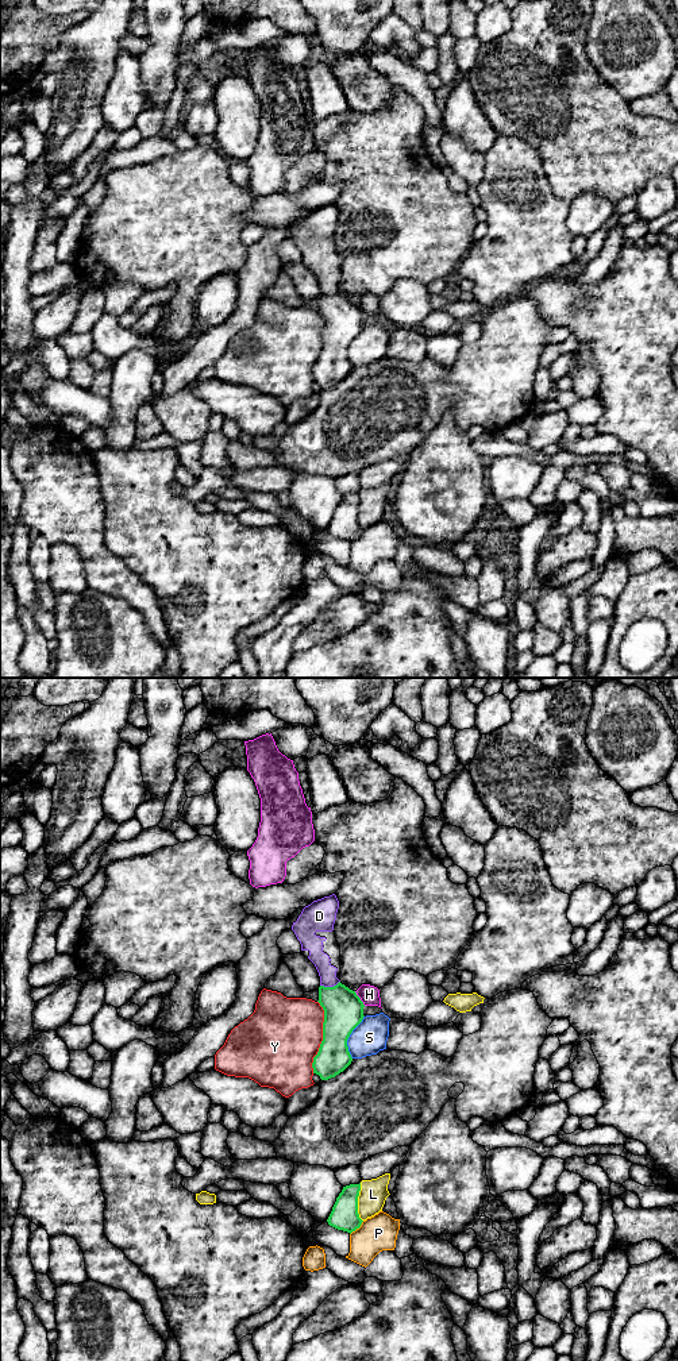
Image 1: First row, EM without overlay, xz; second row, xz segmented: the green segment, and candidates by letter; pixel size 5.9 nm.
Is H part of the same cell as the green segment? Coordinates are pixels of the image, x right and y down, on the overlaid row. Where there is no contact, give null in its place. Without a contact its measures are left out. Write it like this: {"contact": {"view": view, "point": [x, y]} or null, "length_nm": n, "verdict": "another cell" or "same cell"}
{"contact": {"view": "xz", "point": [359, 998]}, "length_nm": 110, "verdict": "another cell"}

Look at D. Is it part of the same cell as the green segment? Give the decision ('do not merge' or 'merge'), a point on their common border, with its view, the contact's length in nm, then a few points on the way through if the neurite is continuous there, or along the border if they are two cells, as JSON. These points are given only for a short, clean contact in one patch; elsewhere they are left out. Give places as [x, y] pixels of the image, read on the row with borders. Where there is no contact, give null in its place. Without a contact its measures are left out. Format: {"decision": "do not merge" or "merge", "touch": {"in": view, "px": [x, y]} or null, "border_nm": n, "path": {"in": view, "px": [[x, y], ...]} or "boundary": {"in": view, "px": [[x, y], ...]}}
{"decision": "merge", "touch": {"in": "xz", "px": [330, 987]}, "border_nm": 120, "path": {"in": "xz", "px": [[343, 1010], [330, 987], [327, 972]]}}

